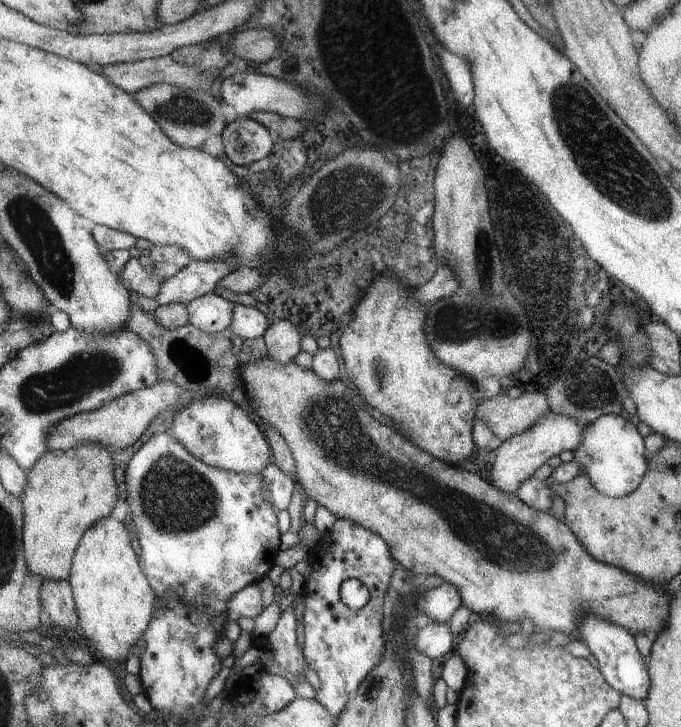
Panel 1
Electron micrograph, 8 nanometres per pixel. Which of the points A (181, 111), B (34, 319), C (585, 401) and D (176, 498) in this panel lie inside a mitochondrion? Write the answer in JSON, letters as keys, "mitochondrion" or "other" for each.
{"A":"mitochondrion","B":"other","C":"mitochondrion","D":"mitochondrion"}

